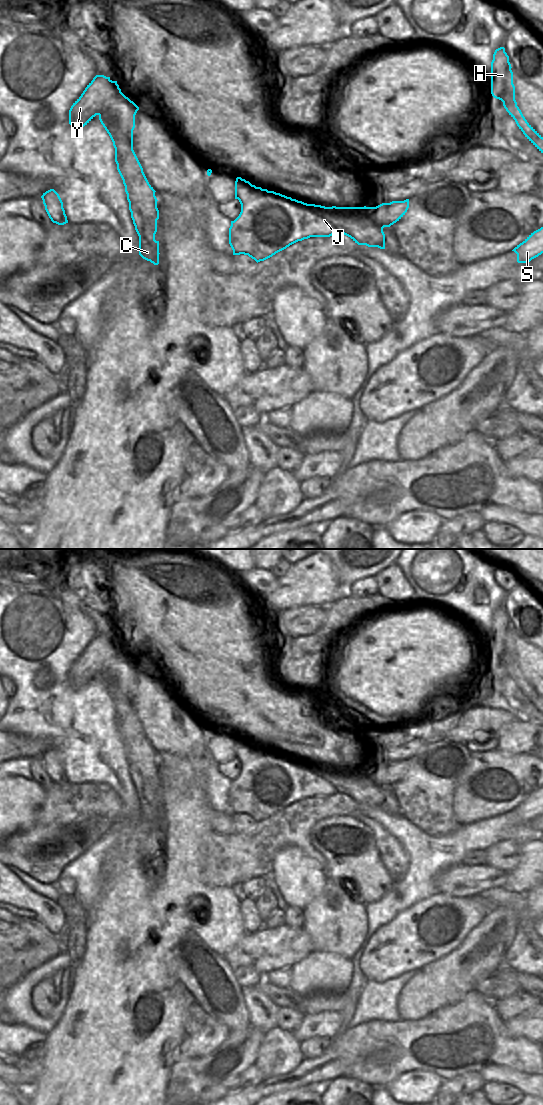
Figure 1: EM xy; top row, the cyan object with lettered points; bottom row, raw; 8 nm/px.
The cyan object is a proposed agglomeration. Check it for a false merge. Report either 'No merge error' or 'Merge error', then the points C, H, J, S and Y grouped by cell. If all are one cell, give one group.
Merge error. Groups: C H J S / Y.

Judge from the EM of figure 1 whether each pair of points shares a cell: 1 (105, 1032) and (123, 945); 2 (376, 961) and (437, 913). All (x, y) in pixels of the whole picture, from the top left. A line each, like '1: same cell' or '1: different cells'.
1: same cell
2: same cell

